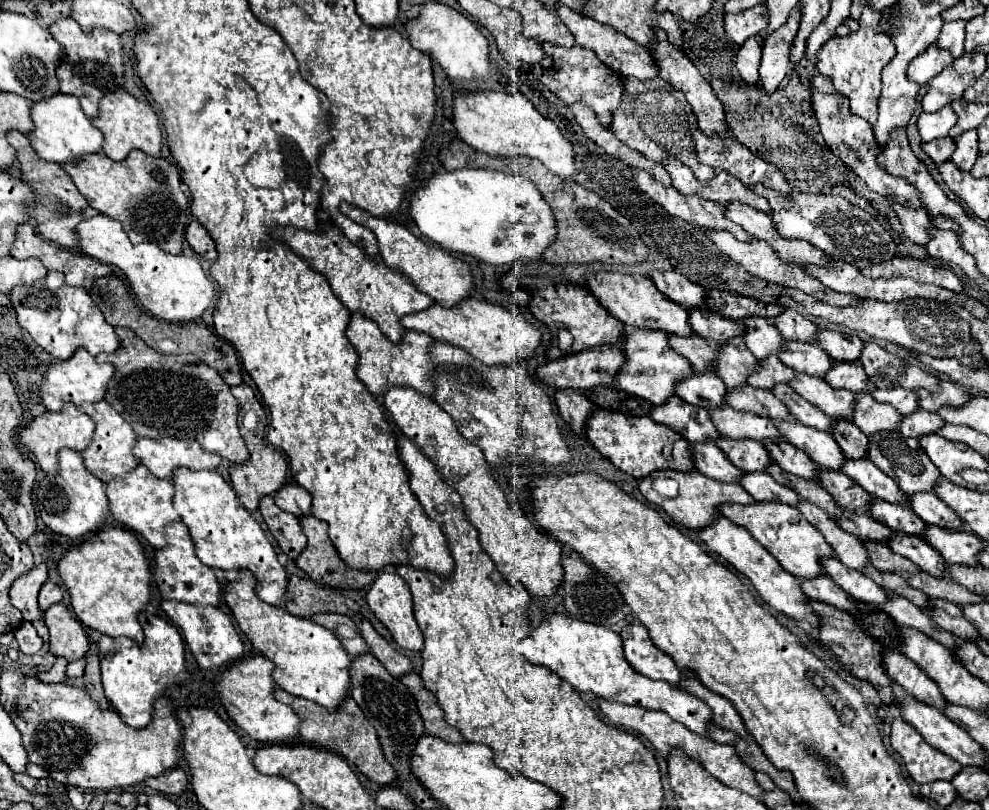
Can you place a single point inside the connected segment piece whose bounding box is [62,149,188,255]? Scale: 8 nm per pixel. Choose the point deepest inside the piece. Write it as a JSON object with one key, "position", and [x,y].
{"position":[142,192]}

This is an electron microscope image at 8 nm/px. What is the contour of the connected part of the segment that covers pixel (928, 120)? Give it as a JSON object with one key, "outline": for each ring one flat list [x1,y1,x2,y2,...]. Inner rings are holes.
{"outline":[[948,105,936,113,922,113,918,117,918,131,922,135,922,141,932,141,948,135,948,131,956,125,956,119,958,115]]}

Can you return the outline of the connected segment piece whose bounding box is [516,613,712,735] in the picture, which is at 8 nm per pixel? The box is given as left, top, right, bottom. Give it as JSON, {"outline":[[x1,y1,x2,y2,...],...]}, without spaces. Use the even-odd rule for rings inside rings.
{"outline":[[546,613,542,623,516,645,516,651,532,663,546,665,580,693,592,693,608,701,658,709,668,713,674,721,686,725,690,731,706,735,706,725,712,719,710,707,676,685,668,685,666,681,648,681,648,677,636,675,628,661,624,661,620,635,608,627,572,619,562,613]]}

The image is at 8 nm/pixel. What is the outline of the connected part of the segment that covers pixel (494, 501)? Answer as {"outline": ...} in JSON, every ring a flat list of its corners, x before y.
{"outline":[[408,387,388,389,384,393,384,407,390,411,400,431,418,445,418,449,442,473,446,483,460,493,466,519,472,525,476,525,480,545,492,557,496,569,508,581,520,581,530,595,550,597,564,577,564,569,560,563,562,561,560,543,544,535,524,515,514,515,514,511,506,501,506,495,492,479,490,467,484,461,482,451,458,433,452,417,448,417,448,413,444,413,444,409,440,409,440,405,436,405,434,399,424,397,416,389]]}

